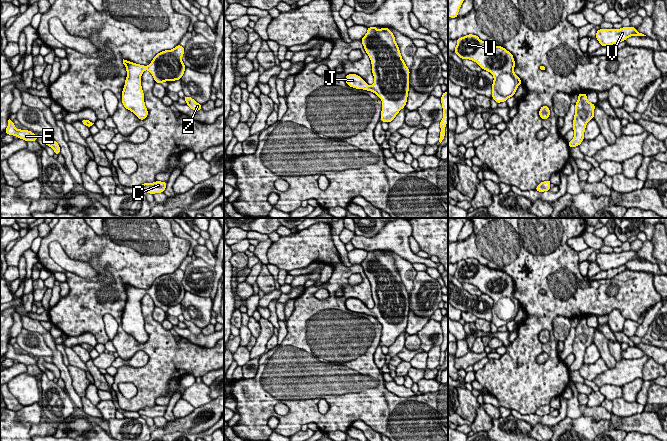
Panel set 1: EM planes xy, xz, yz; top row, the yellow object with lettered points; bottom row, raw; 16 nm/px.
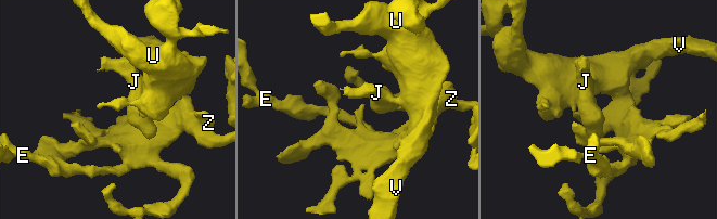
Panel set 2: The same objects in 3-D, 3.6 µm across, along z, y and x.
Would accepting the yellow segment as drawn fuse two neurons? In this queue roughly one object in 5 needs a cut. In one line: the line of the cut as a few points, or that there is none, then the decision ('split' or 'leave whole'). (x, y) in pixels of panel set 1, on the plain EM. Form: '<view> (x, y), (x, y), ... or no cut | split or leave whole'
no cut | leave whole

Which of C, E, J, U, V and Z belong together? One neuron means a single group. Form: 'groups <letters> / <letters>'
groups C E J U V Z

